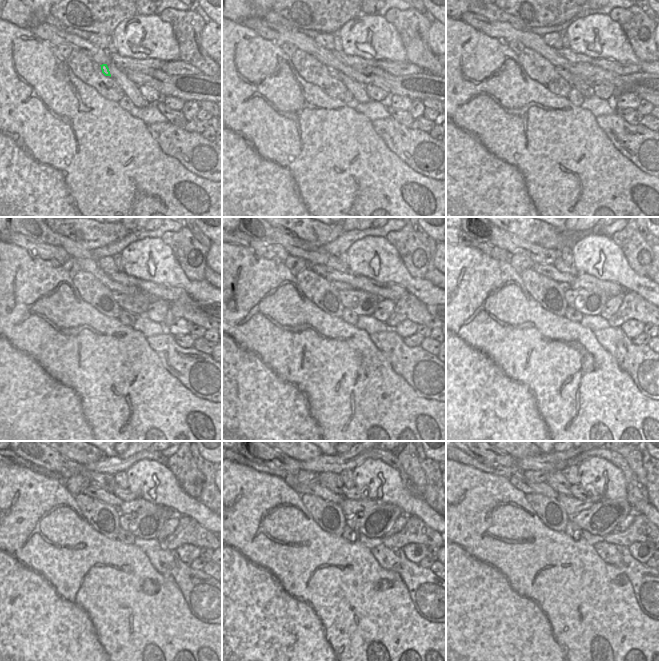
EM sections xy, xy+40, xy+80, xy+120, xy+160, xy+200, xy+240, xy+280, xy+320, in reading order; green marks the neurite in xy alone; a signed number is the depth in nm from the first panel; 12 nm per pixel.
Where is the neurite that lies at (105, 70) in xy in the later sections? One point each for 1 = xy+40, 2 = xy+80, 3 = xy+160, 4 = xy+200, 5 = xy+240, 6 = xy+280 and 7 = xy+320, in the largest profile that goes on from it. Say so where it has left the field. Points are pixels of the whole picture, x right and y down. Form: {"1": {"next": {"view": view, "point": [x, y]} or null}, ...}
{"1": {"next": {"view": "xy+40", "point": [333, 72]}}, "2": {"next": {"view": "xy+80", "point": [574, 81]}}, "3": {"next": {"view": "xy+160", "point": [361, 302]}}, "4": {"next": {"view": "xy+200", "point": [588, 302]}}, "5": {"next": {"view": "xy+240", "point": [145, 524]}}, "6": {"next": {"view": "xy+280", "point": [373, 522]}}, "7": {"next": {"view": "xy+320", "point": [602, 517]}}}

